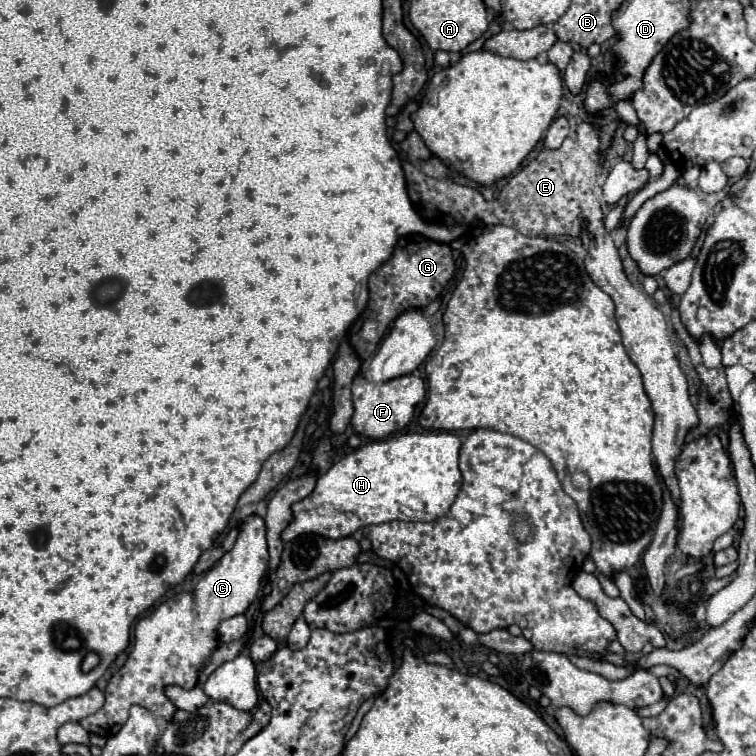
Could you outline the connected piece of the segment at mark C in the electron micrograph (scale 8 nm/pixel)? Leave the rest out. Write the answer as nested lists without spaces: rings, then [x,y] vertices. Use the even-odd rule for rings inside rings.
[[[256,513],[240,519],[238,523],[238,539],[230,551],[224,553],[224,557],[202,575],[200,583],[194,589],[194,633],[196,635],[210,635],[218,629],[222,619],[240,615],[248,609],[248,605],[254,601],[256,593],[260,591],[262,577],[266,573],[269,553],[266,547],[266,527],[264,519]]]

